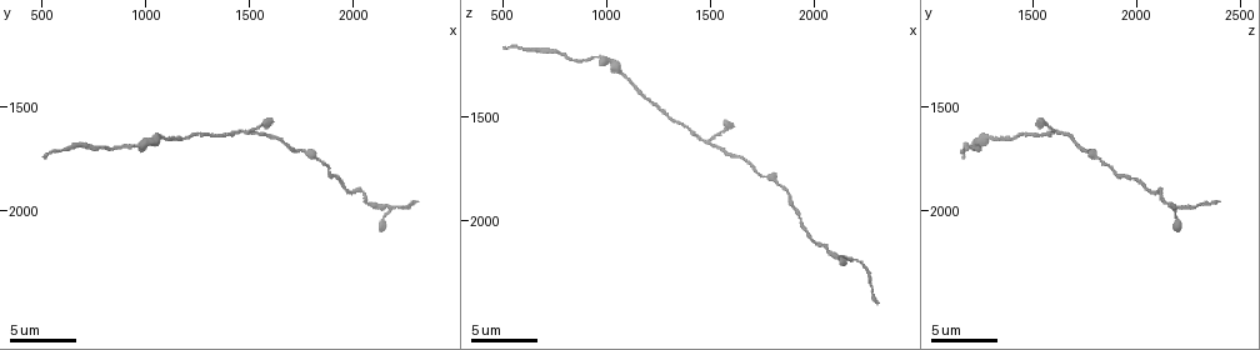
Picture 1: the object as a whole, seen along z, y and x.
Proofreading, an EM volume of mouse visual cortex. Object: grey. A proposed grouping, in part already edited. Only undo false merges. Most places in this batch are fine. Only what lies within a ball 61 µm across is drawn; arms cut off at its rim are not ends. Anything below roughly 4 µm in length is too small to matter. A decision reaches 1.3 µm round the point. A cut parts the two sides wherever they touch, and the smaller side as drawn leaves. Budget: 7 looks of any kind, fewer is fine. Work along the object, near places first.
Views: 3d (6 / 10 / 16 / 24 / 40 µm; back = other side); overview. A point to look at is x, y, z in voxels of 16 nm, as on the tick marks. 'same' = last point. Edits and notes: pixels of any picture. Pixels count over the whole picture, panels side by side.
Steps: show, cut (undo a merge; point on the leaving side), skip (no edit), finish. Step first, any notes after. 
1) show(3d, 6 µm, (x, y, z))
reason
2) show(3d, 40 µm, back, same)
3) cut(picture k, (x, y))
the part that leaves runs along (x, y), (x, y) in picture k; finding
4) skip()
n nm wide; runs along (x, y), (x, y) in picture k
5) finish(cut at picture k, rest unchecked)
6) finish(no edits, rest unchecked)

show(3d, 6 µm, (960, 1700, 1220))
sudden change in width

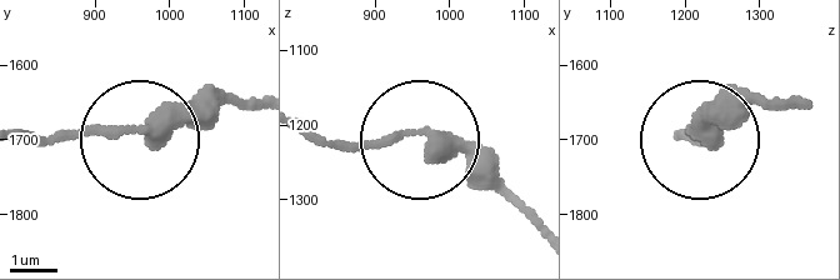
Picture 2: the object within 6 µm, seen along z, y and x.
skip()
360 nm wide; one neuron here

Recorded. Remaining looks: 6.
show(3d, 6 µm, (1460, 1620, 1610))
narrows sharply

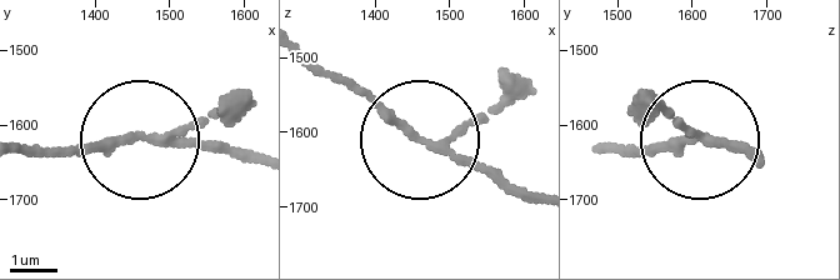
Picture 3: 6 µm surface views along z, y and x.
show(3d, 6 µm, back, (1455, 1615, 1600))
other side

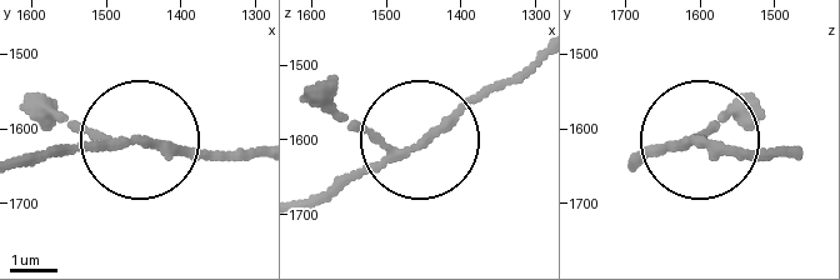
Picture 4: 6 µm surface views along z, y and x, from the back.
skip()
150 nm wide; runs along (74, 150), (141, 139), (249, 150) in picture 4; all the same neuron

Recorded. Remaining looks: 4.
show(3d, 10 µm, (1710, 1710, 1750))
thick turns thin

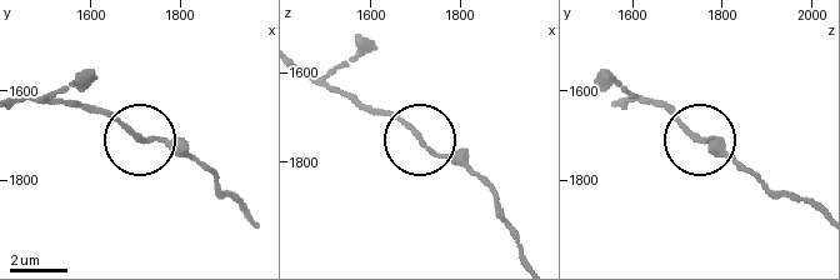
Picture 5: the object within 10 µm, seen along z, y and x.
skip()
runs along (69, 104), (110, 115), (139, 138), (174, 141), (208, 168) in picture 5; one neuron here

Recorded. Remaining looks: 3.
finish(no edits, rest unchecked)

